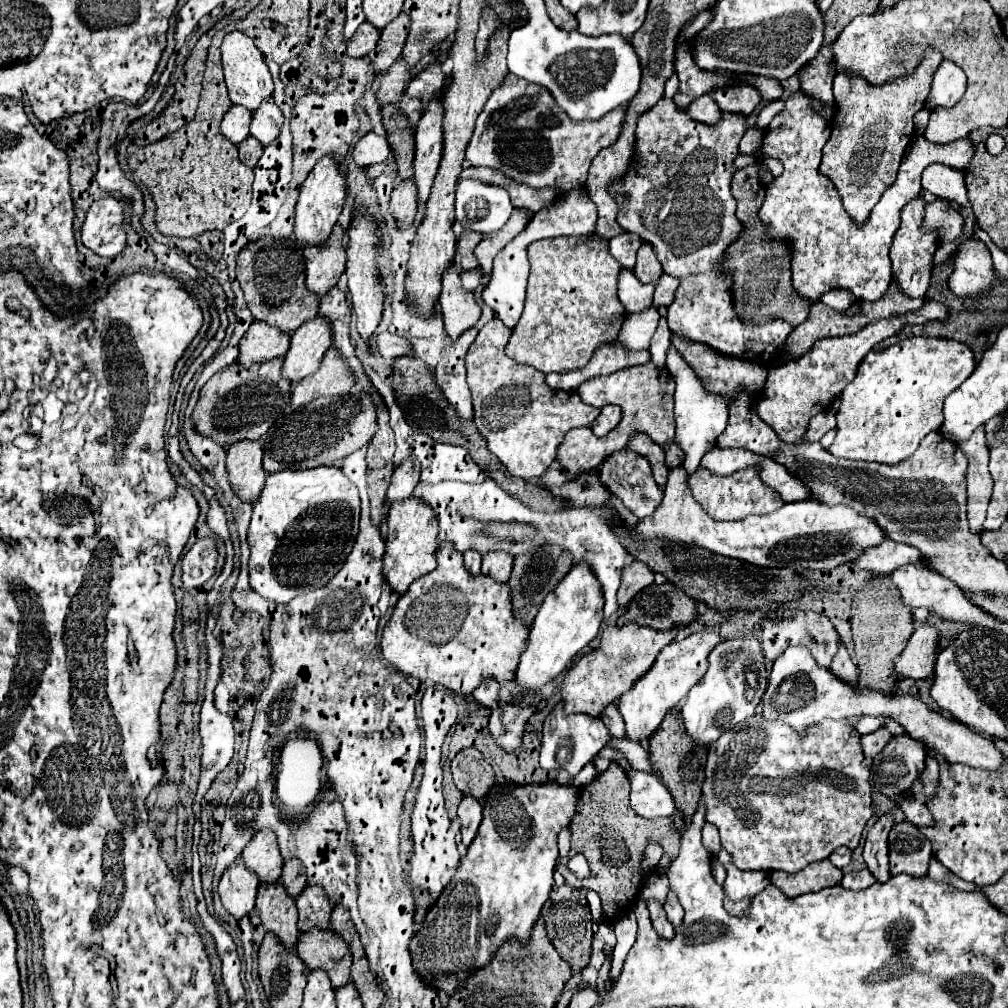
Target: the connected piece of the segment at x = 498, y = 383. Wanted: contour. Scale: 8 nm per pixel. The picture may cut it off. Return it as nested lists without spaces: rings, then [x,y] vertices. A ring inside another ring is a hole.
[[[499,318],[485,324],[465,356],[467,382],[473,394],[473,410],[479,432],[487,438],[489,450],[501,460],[511,476],[523,480],[539,478],[555,460],[557,448],[573,428],[589,428],[601,408],[587,406],[577,392],[553,390],[545,384],[545,374],[525,364],[515,364],[505,356],[511,330]]]

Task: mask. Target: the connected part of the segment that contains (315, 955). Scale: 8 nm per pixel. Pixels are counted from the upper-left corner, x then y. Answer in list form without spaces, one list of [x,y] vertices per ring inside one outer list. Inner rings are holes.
[[[311,928],[297,938],[297,954],[309,970],[327,970],[333,988],[341,988],[351,978],[349,944],[329,928]]]

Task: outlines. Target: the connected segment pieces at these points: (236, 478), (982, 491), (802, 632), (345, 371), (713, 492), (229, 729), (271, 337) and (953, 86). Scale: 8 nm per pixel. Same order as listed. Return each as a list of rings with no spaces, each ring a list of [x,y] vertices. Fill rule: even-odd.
[[[239,440],[227,450],[227,470],[233,490],[243,502],[255,502],[265,486],[263,442]]]
[[[977,428],[977,432],[973,432],[973,436],[969,440],[965,440],[965,444],[959,444],[959,448],[965,452],[969,466],[967,466],[967,508],[969,508],[969,524],[971,530],[975,534],[981,532],[981,526],[985,522],[985,514],[987,514],[987,504],[991,500],[993,494],[993,478],[989,474],[989,450],[985,448],[985,430]]]
[[[785,610],[777,618],[765,618],[761,624],[761,644],[767,660],[775,660],[789,646],[805,646],[811,650],[813,658],[823,668],[829,668],[833,656],[837,654],[837,642],[839,642],[839,634],[831,624],[831,620],[813,610],[793,610],[791,614],[789,610]]]
[[[331,346],[321,362],[321,370],[295,384],[291,406],[301,408],[319,396],[347,394],[353,386],[355,380],[353,372],[349,372],[349,364],[345,364],[345,358]]]
[[[699,466],[693,474],[688,476],[687,482],[695,500],[715,520],[741,520],[749,514],[773,512],[781,508],[781,504],[785,504],[779,492],[773,492],[769,486],[765,486],[765,482],[759,480],[759,470],[761,466],[753,466],[741,472],[733,472],[733,476],[711,476],[709,470]]]
[[[211,692],[201,708],[201,738],[203,738],[203,758],[201,758],[201,780],[207,780],[201,794],[209,790],[209,780],[231,762],[233,758],[233,744],[235,744],[235,730],[233,720],[227,714],[221,714],[215,704]]]
[[[255,320],[241,340],[241,352],[237,362],[251,366],[253,362],[267,362],[285,356],[289,350],[289,336],[279,328],[273,328],[261,320]]]
[[[943,60],[939,64],[937,72],[933,74],[931,92],[929,92],[929,98],[925,104],[929,104],[929,108],[937,108],[937,106],[951,108],[963,96],[965,84],[967,84],[965,72],[957,64]]]

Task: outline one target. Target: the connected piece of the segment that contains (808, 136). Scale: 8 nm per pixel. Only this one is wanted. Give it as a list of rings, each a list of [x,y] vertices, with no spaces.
[[[793,92],[787,98],[785,108],[767,126],[761,146],[761,152],[781,160],[785,170],[767,186],[767,196],[759,218],[767,224],[771,238],[787,238],[791,242],[793,286],[801,296],[817,302],[821,294],[829,292],[831,288],[845,288],[861,300],[875,302],[889,288],[893,276],[889,248],[901,224],[901,208],[919,194],[921,172],[933,162],[943,162],[947,166],[965,170],[973,158],[973,146],[969,140],[957,140],[941,146],[925,138],[913,138],[903,156],[897,180],[885,190],[869,214],[869,220],[859,226],[853,224],[853,218],[845,212],[833,182],[819,172],[821,150],[829,140],[829,132],[829,122],[809,108],[809,98],[805,94]]]

